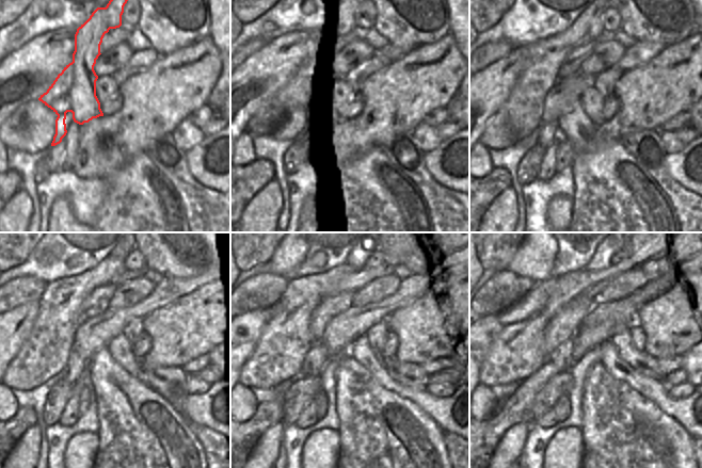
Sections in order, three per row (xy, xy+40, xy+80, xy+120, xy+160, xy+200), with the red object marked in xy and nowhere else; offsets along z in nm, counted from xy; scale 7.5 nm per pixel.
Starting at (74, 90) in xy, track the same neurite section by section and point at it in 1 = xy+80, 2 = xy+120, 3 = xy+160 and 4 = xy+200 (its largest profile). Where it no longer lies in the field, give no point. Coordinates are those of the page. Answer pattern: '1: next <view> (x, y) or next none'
1: next xy+80 (521, 114)
2: next xy+120 (45, 353)
3: next xy+160 (285, 341)
4: next xy+200 (517, 352)

